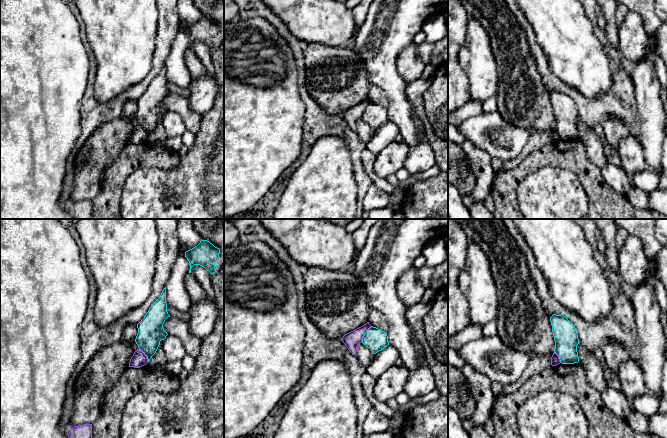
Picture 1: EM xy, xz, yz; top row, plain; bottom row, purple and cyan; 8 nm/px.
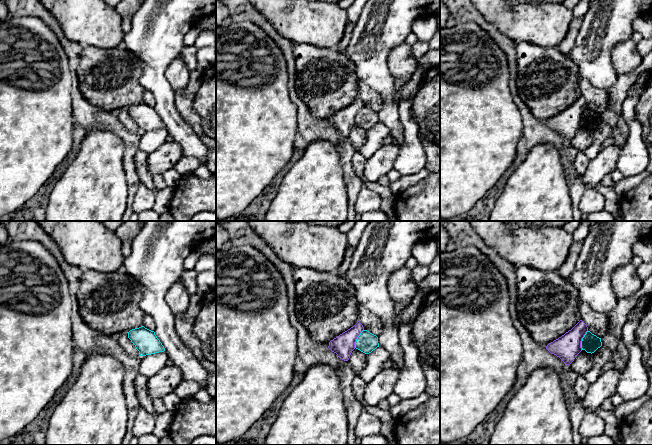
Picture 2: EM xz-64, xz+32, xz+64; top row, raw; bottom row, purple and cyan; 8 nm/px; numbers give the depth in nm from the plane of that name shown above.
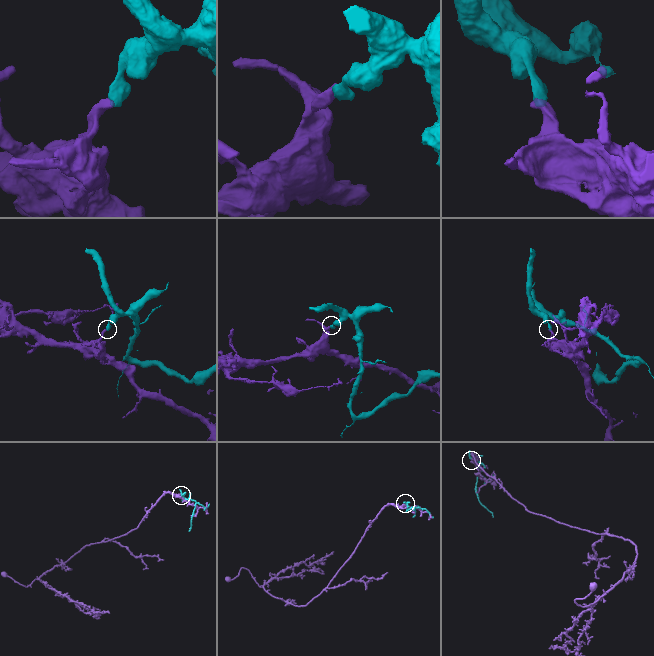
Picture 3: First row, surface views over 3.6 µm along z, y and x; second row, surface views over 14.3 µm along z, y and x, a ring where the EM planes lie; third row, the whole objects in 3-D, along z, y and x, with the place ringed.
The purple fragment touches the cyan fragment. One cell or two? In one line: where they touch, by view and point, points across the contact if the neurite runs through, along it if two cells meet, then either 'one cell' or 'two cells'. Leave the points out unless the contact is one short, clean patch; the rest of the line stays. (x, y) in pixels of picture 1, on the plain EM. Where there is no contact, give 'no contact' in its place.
meets purple in xz at (364, 109); border along xz (371, 102), (361, 117); two cells

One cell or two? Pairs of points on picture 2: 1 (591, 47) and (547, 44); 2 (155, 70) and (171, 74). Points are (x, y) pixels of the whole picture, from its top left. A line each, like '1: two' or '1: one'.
1: two
2: two

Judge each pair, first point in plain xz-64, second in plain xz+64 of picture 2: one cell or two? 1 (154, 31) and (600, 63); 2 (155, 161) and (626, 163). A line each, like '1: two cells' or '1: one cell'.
1: one cell
2: two cells

